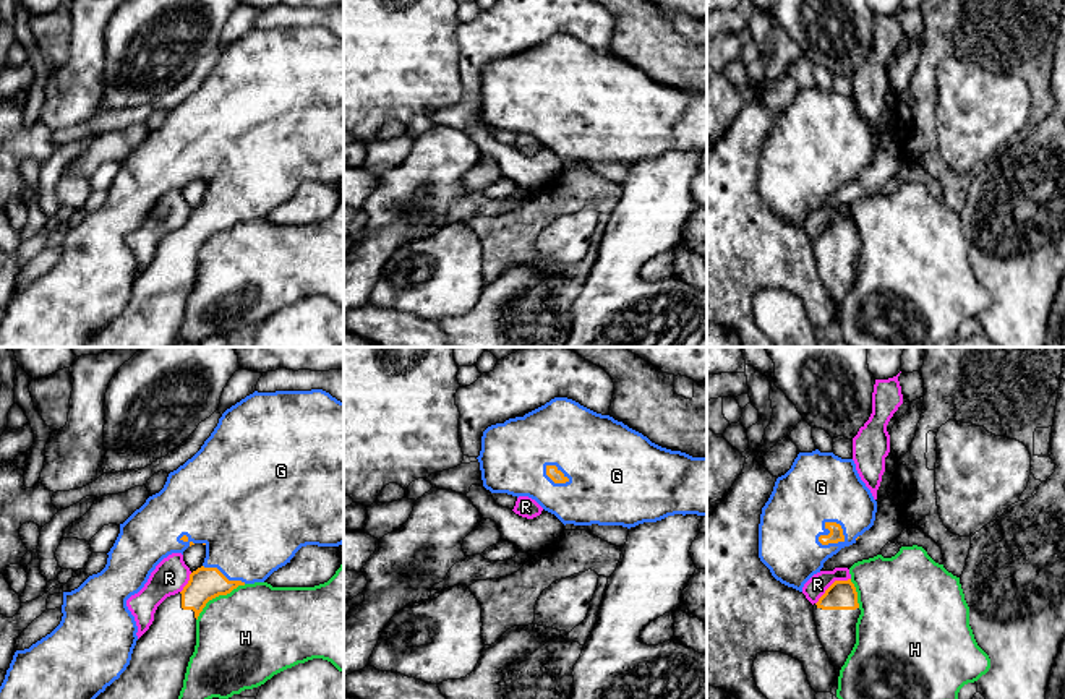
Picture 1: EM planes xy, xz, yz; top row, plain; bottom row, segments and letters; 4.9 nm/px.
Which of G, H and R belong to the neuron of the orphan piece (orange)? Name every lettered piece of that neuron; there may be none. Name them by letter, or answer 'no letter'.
G

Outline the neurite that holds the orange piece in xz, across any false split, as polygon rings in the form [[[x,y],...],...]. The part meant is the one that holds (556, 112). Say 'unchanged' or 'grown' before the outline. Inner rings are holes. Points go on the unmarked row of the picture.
grown | [[[567,34],[488,63],[477,96],[486,127],[528,133],[564,162],[631,165],[674,151],[707,152],[707,94],[661,84],[622,58]]]

